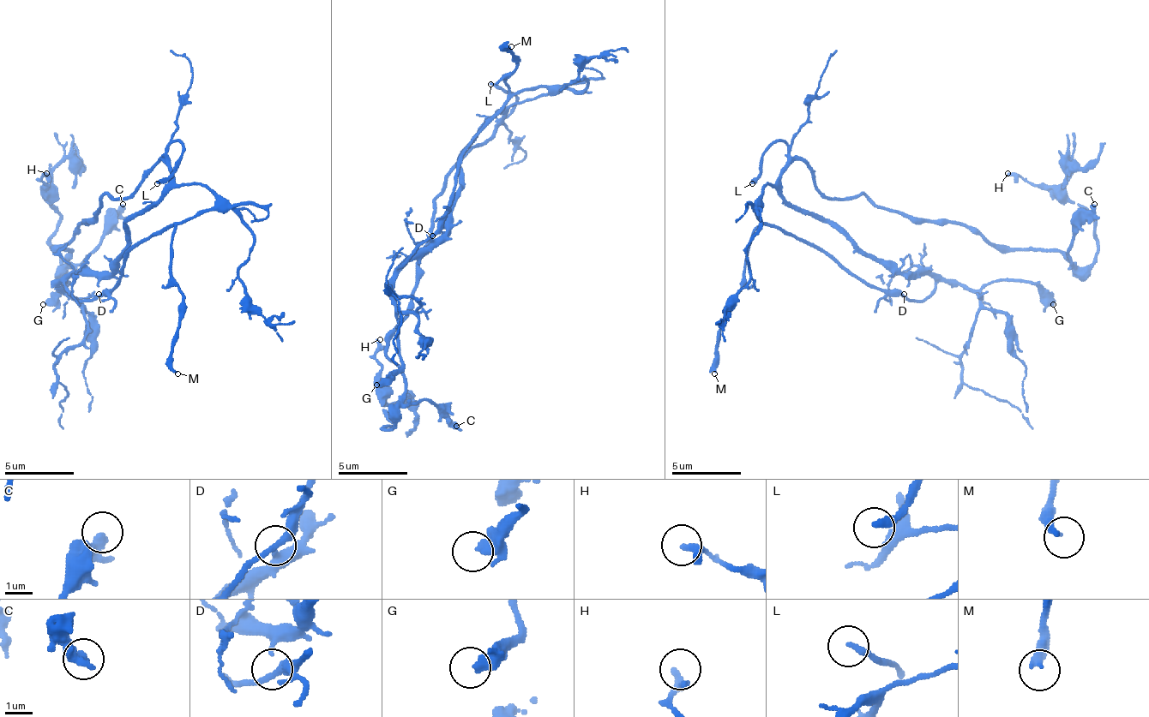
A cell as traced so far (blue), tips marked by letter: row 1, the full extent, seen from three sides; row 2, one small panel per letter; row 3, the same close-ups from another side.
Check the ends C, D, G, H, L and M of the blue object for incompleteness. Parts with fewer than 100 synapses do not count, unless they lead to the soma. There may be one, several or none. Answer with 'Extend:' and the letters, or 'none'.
Extend: L

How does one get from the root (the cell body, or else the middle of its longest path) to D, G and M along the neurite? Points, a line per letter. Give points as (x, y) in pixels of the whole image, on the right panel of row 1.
D: (811, 170), (797, 159), (780, 194), (900, 273), (935, 280), (922, 301), (904, 294)
G: (811, 170), (797, 159), (780, 194), (900, 273), (935, 273), (973, 290), (1025, 280), (1053, 304)
M: (811, 170), (797, 159), (759, 197), (759, 224), (745, 259), (745, 283), (728, 304), (718, 335), (714, 373)

